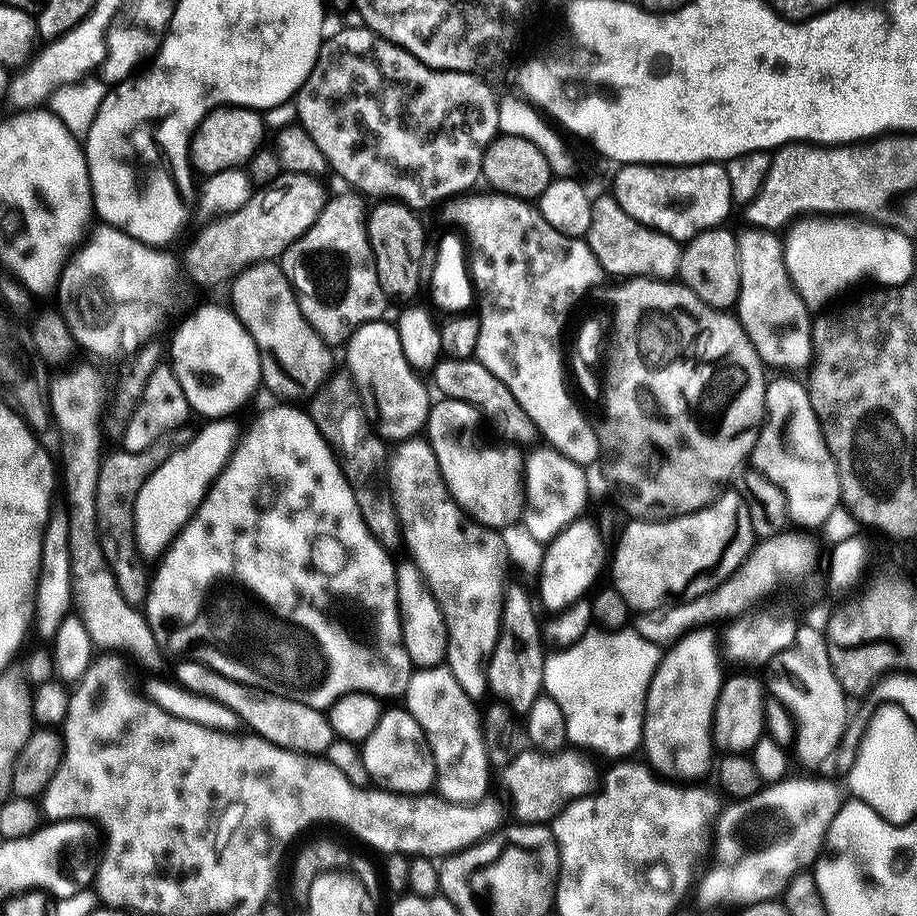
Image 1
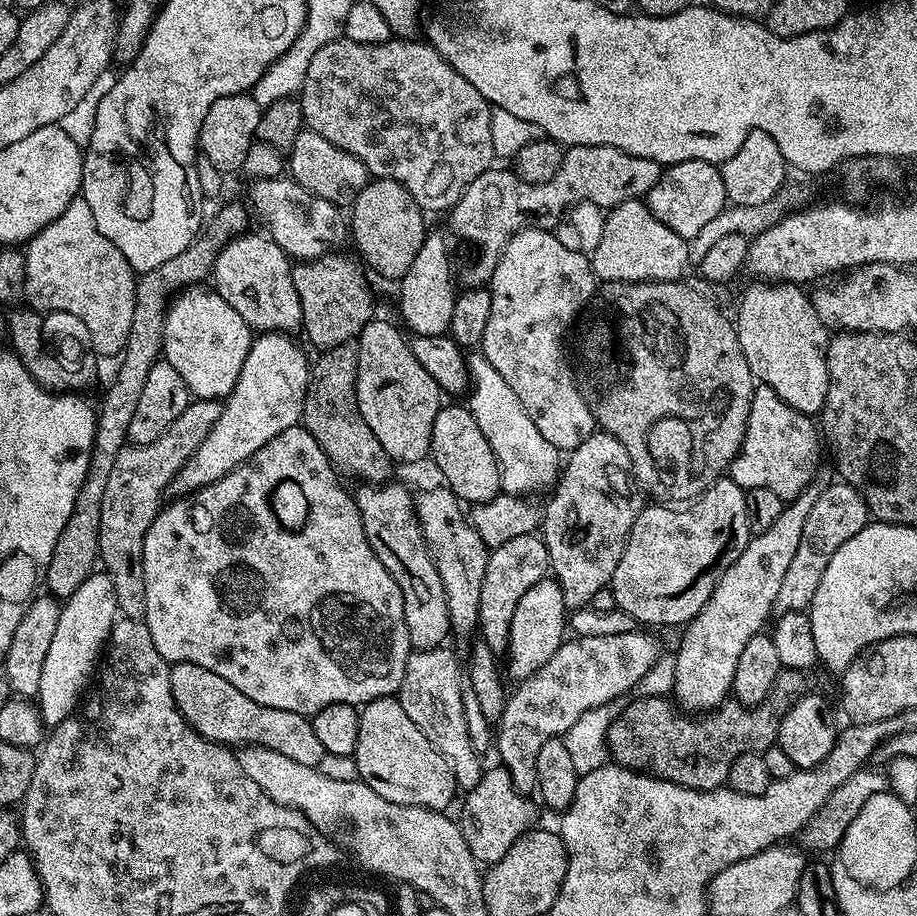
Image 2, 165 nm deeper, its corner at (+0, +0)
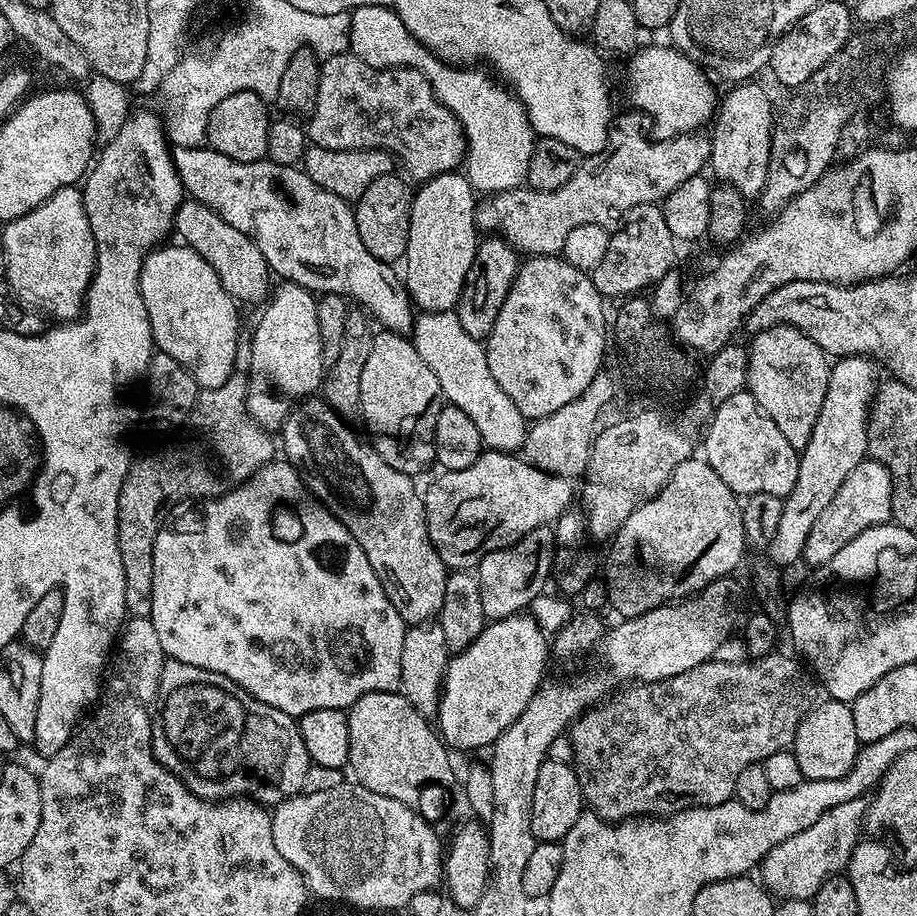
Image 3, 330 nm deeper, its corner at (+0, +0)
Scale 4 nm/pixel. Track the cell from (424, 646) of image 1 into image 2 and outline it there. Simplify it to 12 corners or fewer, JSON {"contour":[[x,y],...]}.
{"contour":[[404,484],[354,499],[370,550],[402,590],[413,649],[452,627],[446,590]]}

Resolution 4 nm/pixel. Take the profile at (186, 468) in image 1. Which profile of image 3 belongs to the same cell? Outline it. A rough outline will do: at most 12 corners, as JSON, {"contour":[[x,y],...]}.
{"contour":[[284,282],[250,333],[248,413],[283,429],[326,375],[317,297]]}

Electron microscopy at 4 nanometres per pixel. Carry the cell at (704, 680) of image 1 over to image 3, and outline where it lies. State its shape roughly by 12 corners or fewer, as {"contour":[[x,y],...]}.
{"contour":[[831,365],[800,452],[798,482],[766,549],[786,566],[846,474],[868,456],[868,409],[881,369]]}

